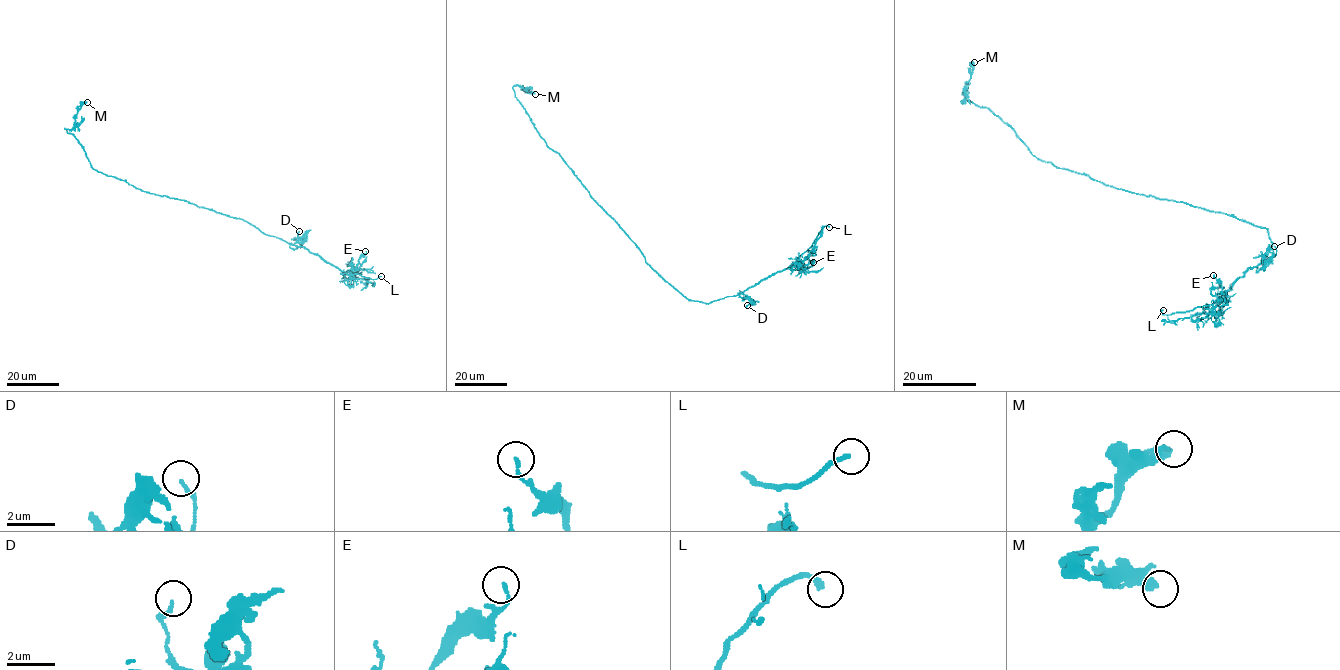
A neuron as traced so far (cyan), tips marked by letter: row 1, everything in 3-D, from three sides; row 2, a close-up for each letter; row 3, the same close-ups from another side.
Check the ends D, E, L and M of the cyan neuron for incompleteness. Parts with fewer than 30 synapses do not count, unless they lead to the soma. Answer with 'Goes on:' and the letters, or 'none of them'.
Goes on: L

